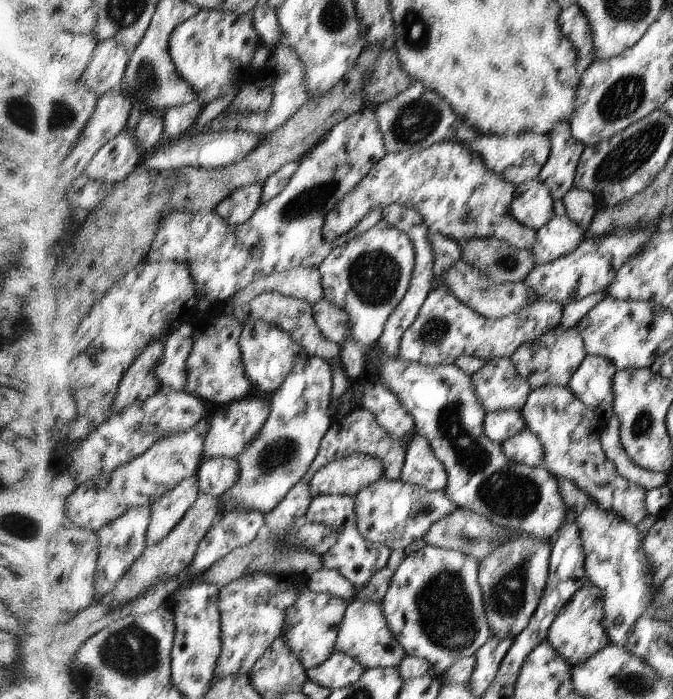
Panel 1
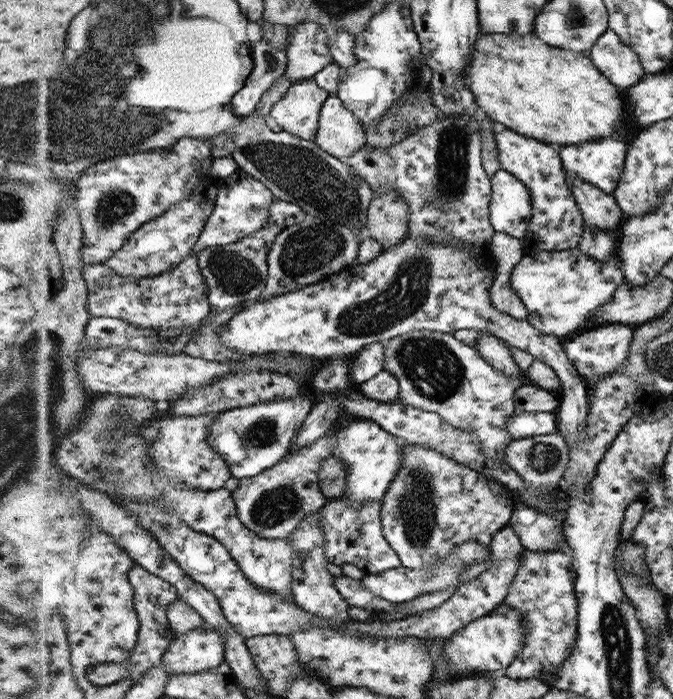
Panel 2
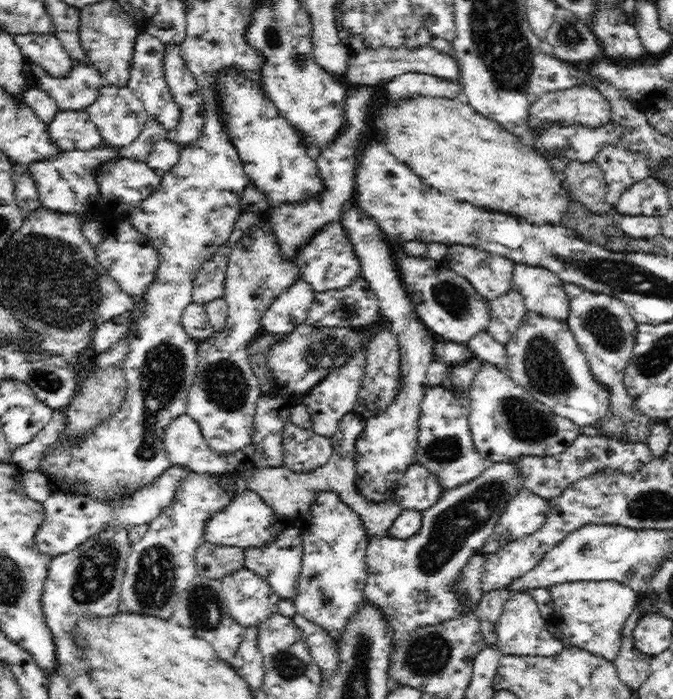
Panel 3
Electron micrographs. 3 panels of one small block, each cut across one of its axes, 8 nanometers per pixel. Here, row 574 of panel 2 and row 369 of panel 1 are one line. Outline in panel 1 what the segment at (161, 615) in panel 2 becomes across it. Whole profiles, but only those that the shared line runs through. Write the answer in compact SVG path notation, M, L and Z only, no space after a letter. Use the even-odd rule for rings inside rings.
M165 340L154 342L126 373L114 402L114 415L130 408L133 404L146 402L164 388L162 380L154 376L156 366L164 358L164 350L166 350Z

